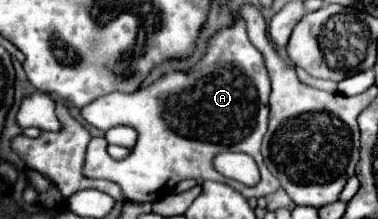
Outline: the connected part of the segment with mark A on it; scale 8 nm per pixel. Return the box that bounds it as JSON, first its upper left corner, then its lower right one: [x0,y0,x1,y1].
[80,17,280,203]

